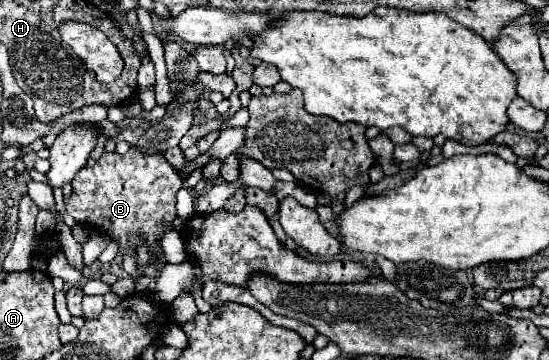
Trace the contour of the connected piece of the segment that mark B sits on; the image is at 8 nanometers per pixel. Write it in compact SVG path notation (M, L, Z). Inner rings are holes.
M131 146L125 154L103 152L103 156L95 162L95 166L85 166L79 170L73 180L73 194L65 204L69 216L73 216L79 224L87 224L97 232L107 230L107 234L117 240L119 256L133 254L137 256L139 244L149 248L149 264L143 268L143 276L157 278L157 250L161 238L165 236L163 224L171 228L177 218L175 210L175 194L183 188L183 180L179 172L163 158L163 154L143 154L135 146Z

